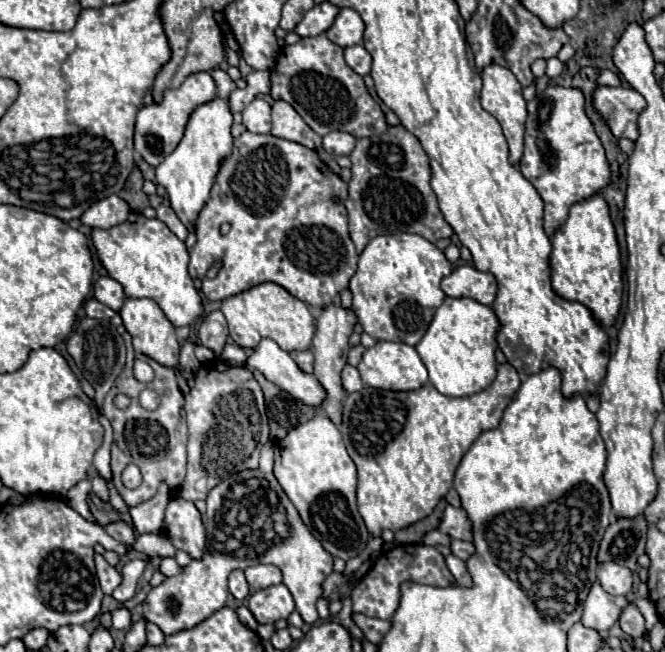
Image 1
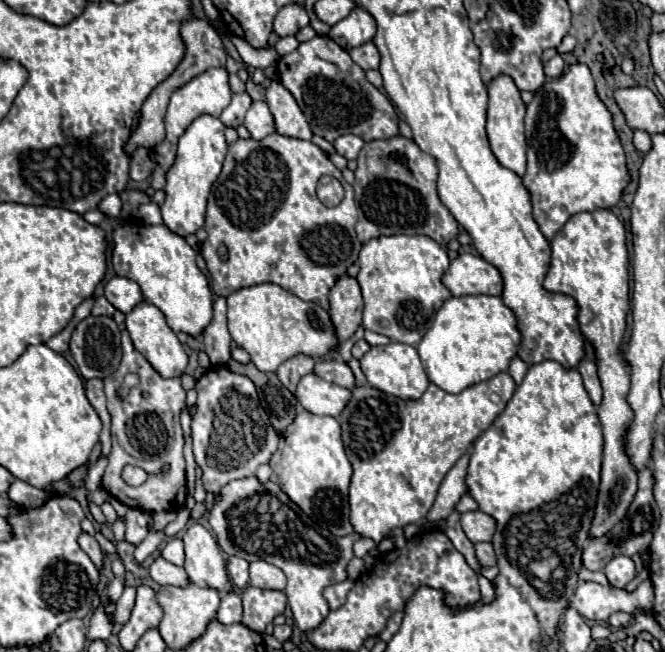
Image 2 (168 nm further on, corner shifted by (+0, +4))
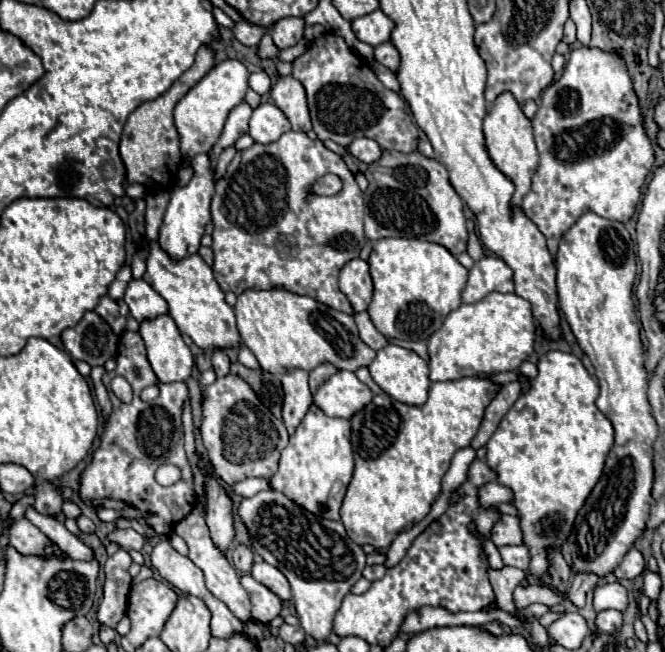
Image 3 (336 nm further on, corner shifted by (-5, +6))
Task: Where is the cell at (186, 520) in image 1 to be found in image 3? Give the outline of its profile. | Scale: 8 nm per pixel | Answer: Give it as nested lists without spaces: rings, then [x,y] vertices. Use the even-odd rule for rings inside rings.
[[[195,508],[185,520],[181,520],[181,522],[175,526],[175,534],[179,534],[179,536],[187,542],[187,546],[189,546],[189,560],[191,560],[197,568],[201,568],[201,572],[203,572],[203,576],[205,576],[205,586],[207,586],[207,590],[209,590],[215,598],[223,600],[223,602],[229,606],[229,610],[231,610],[239,620],[247,622],[247,620],[251,618],[251,612],[249,612],[251,604],[249,604],[247,592],[245,592],[245,588],[241,586],[239,576],[237,576],[235,568],[229,564],[227,556],[215,546],[211,534],[209,534],[209,530],[207,530],[205,520],[199,516],[199,508]]]

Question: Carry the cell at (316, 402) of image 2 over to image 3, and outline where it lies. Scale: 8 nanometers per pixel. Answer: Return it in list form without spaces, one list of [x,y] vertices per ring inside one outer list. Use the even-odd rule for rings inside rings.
[[[343,370],[323,382],[315,394],[313,402],[319,406],[327,416],[351,418],[355,410],[361,410],[367,402],[371,402],[373,392],[359,382],[355,372]]]

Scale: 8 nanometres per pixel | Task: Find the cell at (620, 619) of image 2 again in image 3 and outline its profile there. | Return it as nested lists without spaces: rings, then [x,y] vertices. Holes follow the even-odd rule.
[[[605,610],[597,614],[597,628],[601,632],[609,632],[613,634],[615,630],[619,630],[623,624],[623,614],[619,610]]]

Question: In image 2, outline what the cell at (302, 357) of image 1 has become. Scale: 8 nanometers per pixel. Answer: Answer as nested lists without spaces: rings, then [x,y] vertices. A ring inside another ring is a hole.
[[[294,356],[290,360],[286,360],[284,364],[280,364],[278,368],[278,380],[294,394],[296,392],[296,386],[298,386],[298,380],[306,374],[312,372],[314,368],[314,358],[308,358],[308,356]]]

